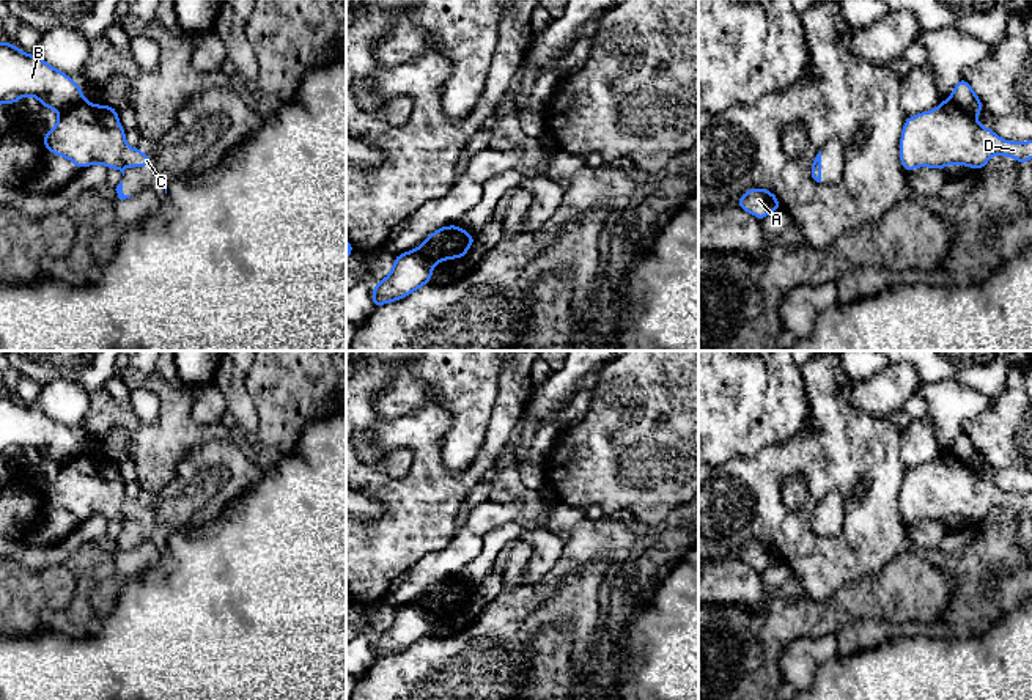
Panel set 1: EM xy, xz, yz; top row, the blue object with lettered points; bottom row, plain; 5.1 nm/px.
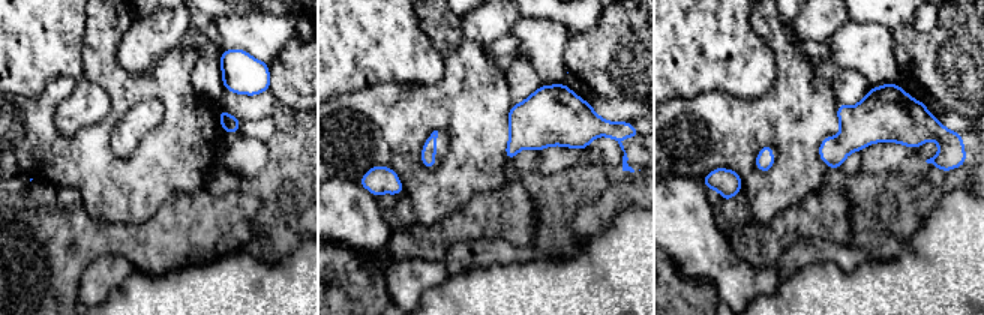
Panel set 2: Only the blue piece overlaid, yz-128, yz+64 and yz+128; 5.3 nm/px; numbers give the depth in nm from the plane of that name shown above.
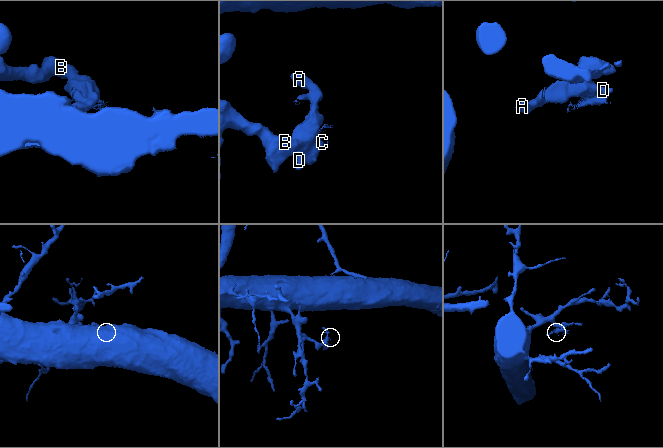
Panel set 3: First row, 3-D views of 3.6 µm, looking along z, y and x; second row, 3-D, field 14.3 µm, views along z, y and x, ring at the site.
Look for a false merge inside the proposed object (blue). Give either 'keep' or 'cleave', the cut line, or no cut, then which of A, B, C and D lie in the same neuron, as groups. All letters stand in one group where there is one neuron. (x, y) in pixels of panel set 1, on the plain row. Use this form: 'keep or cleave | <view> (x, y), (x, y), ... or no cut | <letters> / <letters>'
cleave | yz (950, 450), (976, 469) | A C D / B

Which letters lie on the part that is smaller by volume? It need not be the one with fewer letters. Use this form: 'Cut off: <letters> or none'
Cut off: A, C, D

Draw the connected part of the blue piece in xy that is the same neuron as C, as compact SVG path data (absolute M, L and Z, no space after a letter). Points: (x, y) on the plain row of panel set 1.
M87 451L60 466L55 478L42 488L47 505L69 511L80 522L101 516L107 521L118 521L123 529L127 519L149 519L153 511L138 500L126 497L126 484L121 480L116 461L112 458L91 456Z

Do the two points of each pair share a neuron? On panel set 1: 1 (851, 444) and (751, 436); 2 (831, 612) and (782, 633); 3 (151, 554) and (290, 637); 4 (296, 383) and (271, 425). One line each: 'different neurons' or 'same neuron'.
1: different neurons
2: same neuron
3: different neurons
4: same neuron

